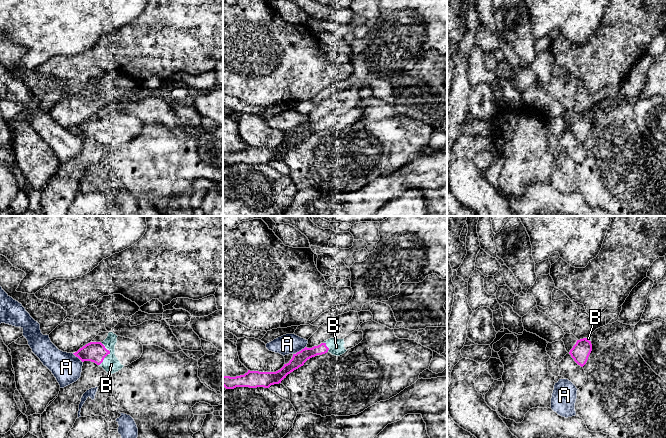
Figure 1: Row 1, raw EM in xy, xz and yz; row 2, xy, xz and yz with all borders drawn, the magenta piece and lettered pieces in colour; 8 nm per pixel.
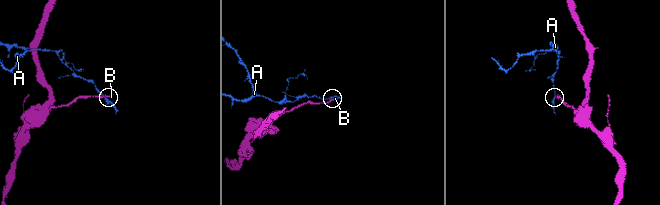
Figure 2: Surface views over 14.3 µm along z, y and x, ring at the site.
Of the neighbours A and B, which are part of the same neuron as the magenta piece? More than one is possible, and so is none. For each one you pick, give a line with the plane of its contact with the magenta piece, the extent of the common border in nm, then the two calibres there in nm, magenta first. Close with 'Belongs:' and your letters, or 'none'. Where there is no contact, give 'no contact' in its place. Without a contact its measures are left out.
B: meets magenta in xy; contact 190 nm long; 160 nm thick on the magenta side, 140 nm on the other
Belongs: B

